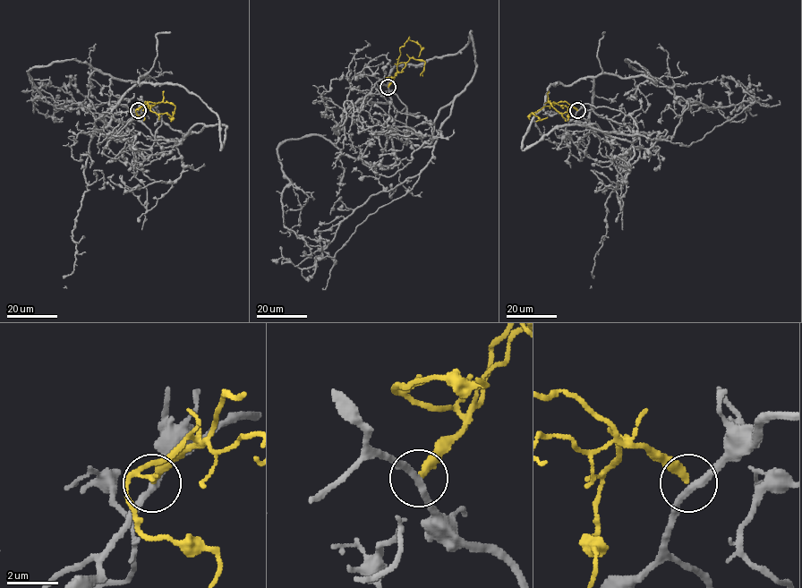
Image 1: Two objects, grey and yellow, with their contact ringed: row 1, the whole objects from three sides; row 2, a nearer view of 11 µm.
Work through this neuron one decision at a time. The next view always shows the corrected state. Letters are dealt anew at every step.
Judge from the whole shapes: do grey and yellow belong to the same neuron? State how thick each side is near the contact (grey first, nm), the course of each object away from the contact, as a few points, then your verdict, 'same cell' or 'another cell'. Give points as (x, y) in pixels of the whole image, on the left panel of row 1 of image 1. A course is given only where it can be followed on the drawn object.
calibres 260 and 280 nm; course grey (138, 110), (112, 115), (147, 73), (119, 80), (71, 60), (27, 72), (33, 107), (59, 122), (56, 102); course yellow (138, 110), (147, 101), (150, 110), (158, 114), (166, 113), (172, 119), (169, 117); another cell

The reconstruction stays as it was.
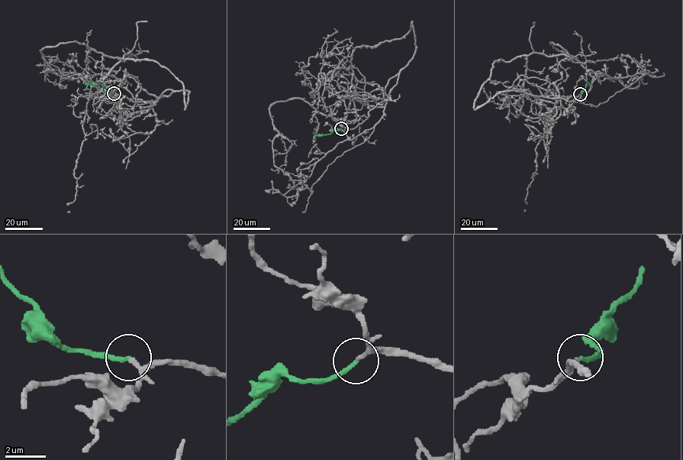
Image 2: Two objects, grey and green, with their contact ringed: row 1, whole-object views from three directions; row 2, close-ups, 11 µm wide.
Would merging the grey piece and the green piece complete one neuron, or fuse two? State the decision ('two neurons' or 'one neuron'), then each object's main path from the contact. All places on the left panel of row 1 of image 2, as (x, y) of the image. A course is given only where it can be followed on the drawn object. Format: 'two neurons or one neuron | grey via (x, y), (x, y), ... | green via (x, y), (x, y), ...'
one neuron | grey via (114, 93), (142, 108), (172, 91), (136, 99), (49, 57), (45, 77), (64, 88), (62, 73) | green via (114, 93), (108, 93), (97, 82), (89, 83), (85, 89)

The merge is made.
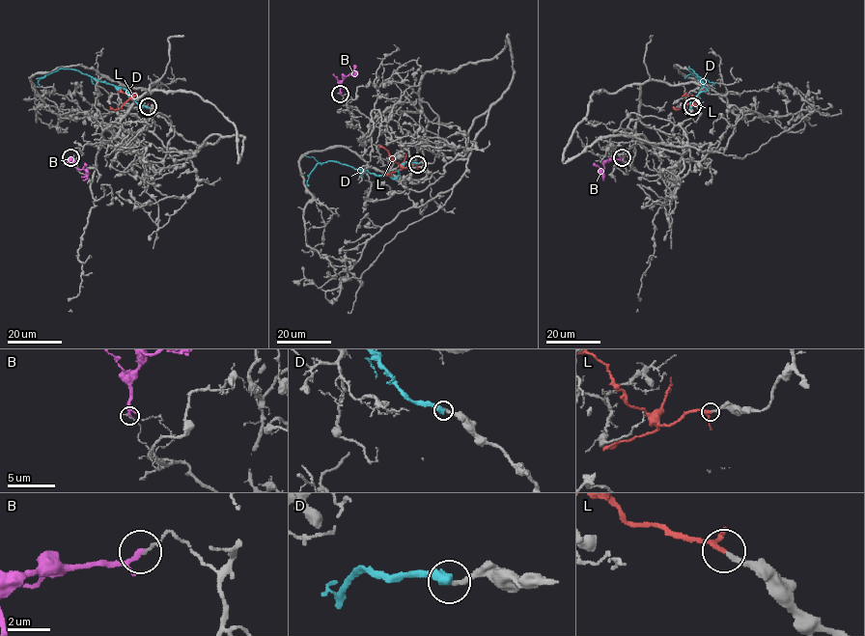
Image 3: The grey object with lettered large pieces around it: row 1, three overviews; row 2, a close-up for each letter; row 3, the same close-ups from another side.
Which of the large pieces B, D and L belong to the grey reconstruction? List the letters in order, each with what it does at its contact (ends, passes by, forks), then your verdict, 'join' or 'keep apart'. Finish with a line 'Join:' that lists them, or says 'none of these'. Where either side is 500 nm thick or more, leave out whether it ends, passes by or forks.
B: it passes by; keep apart
D: keep apart
L: it passes by; join
Join: L

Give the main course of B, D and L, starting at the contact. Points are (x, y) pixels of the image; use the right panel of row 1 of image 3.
B: (622, 157), (609, 159), (603, 164), (604, 168), (600, 169), (603, 179)
D: (691, 107), (690, 101), (706, 89), (689, 68), (690, 73), (714, 86)
L: (692, 106), (695, 99), (683, 108), (677, 110), (673, 106)

